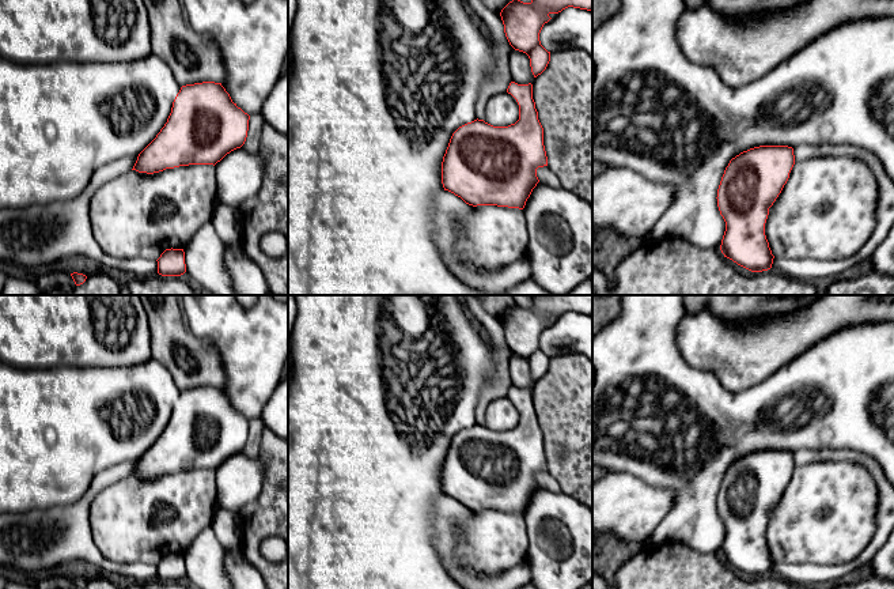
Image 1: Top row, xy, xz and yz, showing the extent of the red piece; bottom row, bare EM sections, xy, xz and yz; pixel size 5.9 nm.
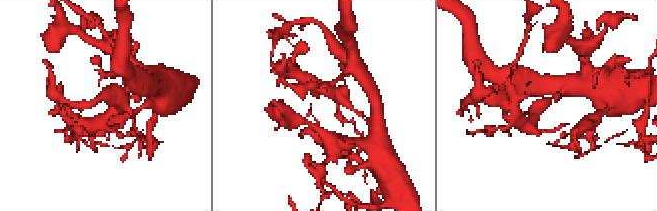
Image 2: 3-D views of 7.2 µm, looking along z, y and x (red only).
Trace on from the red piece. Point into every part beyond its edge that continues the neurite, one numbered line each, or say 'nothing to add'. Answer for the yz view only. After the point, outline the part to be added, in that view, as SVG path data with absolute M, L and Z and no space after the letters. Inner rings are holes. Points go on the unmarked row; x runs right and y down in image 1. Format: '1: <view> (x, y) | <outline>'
nothing to add

